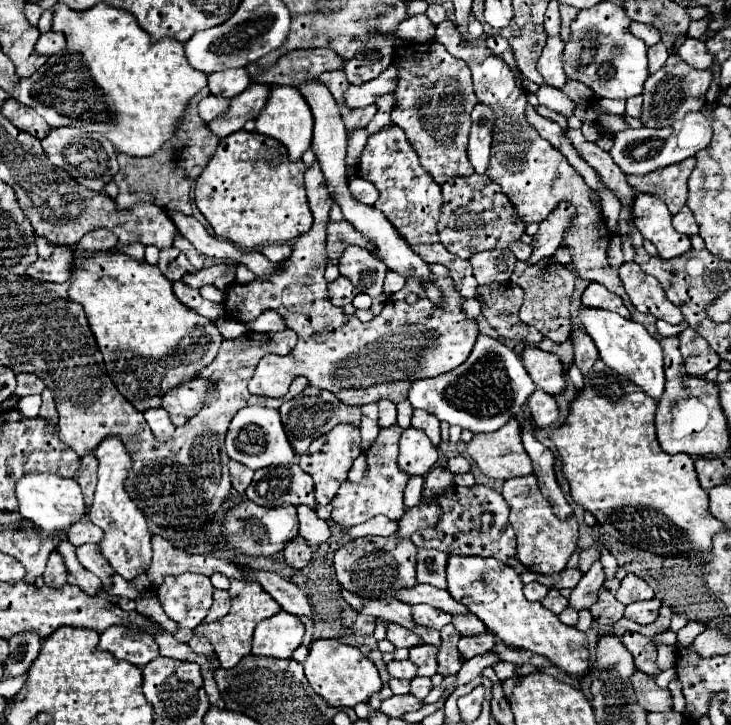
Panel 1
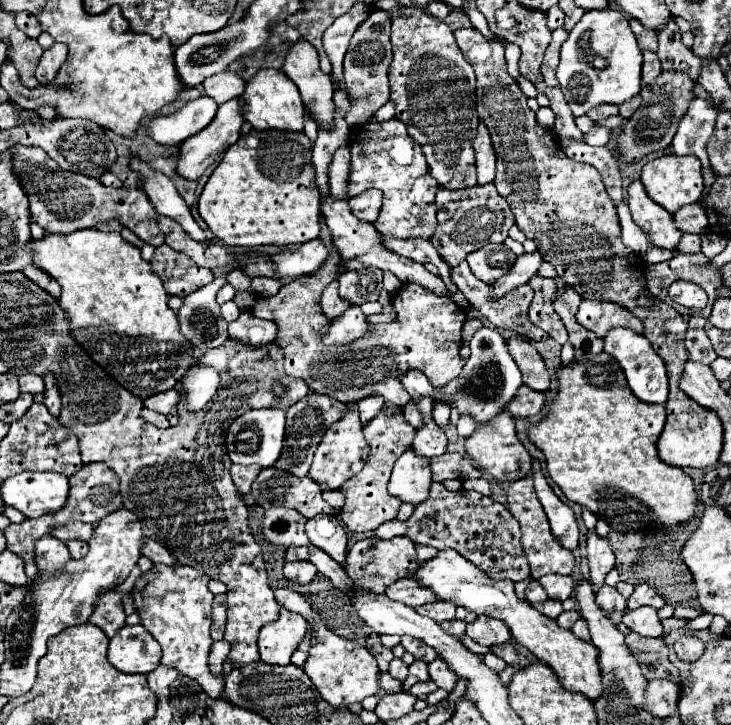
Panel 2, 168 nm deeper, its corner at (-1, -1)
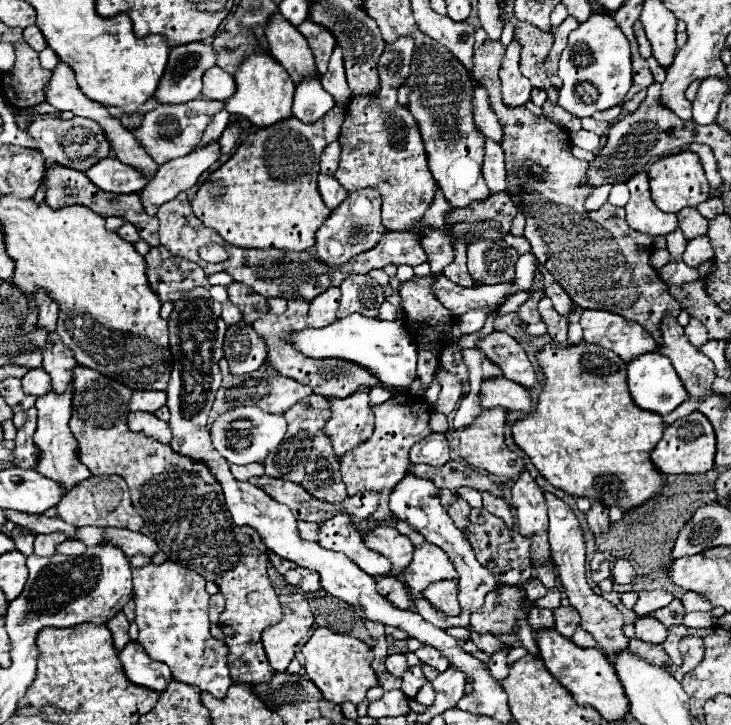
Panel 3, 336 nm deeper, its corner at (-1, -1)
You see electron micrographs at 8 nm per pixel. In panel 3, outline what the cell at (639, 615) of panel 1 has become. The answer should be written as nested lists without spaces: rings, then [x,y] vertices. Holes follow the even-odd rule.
[[[640,616],[636,620],[636,638],[644,640],[644,642],[652,642],[652,644],[662,644],[668,636],[668,630],[662,622],[650,618],[650,616]]]

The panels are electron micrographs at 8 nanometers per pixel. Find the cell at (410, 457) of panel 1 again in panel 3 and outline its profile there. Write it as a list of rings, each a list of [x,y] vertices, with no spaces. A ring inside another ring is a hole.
[[[406,474],[406,478],[400,484],[396,484],[396,488],[390,494],[390,508],[392,508],[394,518],[408,522],[428,542],[436,544],[438,548],[442,548],[448,554],[450,562],[454,564],[454,568],[458,572],[458,580],[460,580],[460,594],[458,594],[460,606],[462,606],[462,610],[476,612],[484,604],[486,594],[496,590],[500,586],[500,582],[494,578],[494,574],[488,568],[478,564],[478,560],[476,560],[476,556],[472,552],[472,546],[462,536],[462,532],[452,524],[450,516],[442,508],[436,486],[430,480],[416,480],[416,476],[408,476]]]

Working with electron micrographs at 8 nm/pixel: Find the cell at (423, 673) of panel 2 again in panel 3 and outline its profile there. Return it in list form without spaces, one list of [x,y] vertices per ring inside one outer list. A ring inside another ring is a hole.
[[[412,666],[408,668],[404,674],[402,674],[402,692],[408,696],[408,698],[416,698],[418,690],[422,688],[422,684],[426,682],[424,678],[424,672],[422,672],[422,666]]]

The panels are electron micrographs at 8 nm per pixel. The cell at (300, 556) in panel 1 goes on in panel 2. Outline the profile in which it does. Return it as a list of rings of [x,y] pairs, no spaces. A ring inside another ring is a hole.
[[[296,560],[296,562],[286,562],[284,564],[284,576],[292,582],[298,584],[308,584],[316,576],[316,566],[306,560]]]

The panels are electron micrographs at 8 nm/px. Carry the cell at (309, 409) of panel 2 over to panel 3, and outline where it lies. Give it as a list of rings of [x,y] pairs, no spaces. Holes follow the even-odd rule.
[[[310,394],[308,398],[296,402],[292,408],[288,408],[284,412],[284,418],[288,422],[288,432],[286,432],[284,440],[280,442],[280,448],[276,448],[274,452],[270,452],[266,456],[266,460],[264,460],[266,476],[300,484],[304,480],[304,466],[306,466],[306,460],[310,456],[312,436],[320,428],[324,428],[324,424],[328,422],[328,416],[330,416],[330,402],[328,402],[328,398],[318,396],[318,394]]]

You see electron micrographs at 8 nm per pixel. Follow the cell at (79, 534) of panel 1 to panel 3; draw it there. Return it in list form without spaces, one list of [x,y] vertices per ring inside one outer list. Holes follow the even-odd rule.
[[[8,510],[4,512],[6,518],[22,528],[28,528],[34,534],[50,534],[50,532],[64,532],[66,536],[74,536],[78,528],[66,524],[60,518],[48,518],[48,516],[28,516],[24,512],[16,512],[16,510]]]

